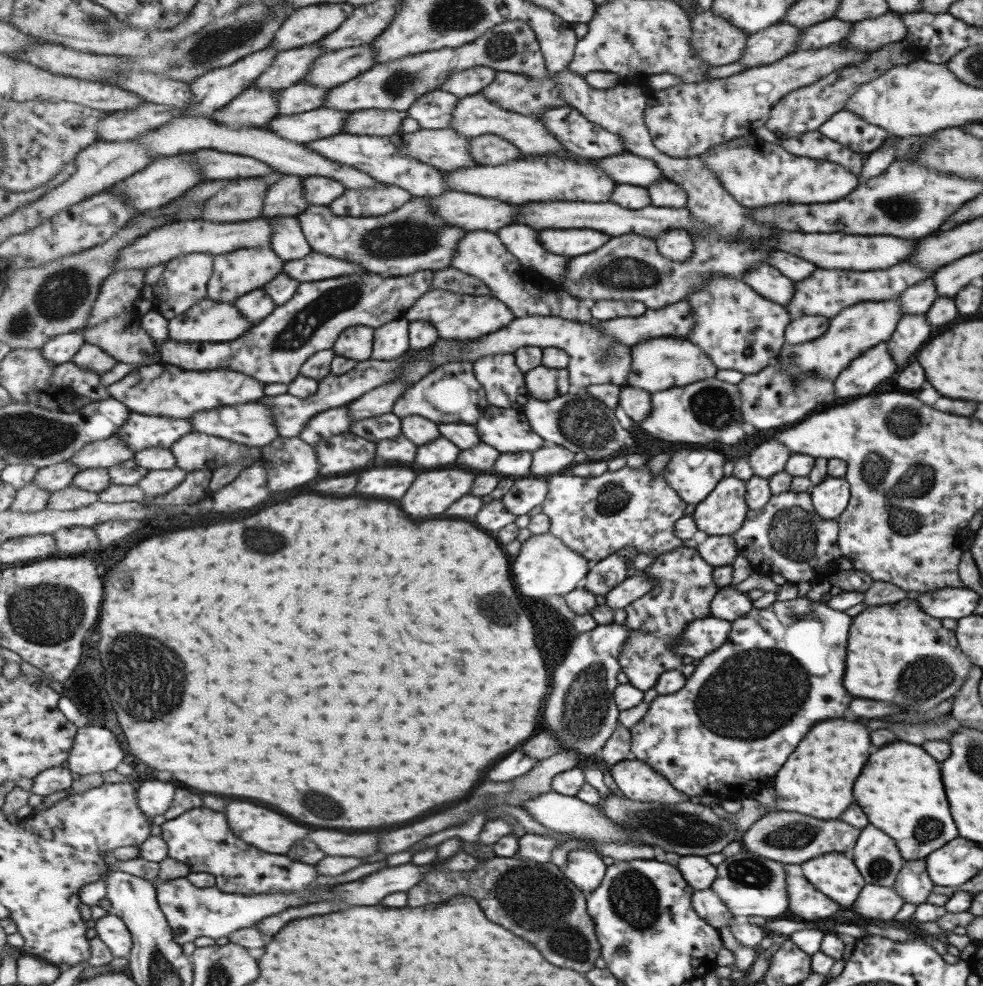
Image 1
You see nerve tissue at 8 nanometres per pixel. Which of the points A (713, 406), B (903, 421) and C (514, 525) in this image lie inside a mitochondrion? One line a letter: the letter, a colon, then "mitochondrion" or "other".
A: mitochondrion
B: mitochondrion
C: other

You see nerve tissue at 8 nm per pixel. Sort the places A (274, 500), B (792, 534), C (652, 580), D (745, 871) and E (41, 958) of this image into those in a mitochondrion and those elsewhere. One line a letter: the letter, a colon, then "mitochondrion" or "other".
A: other
B: mitochondrion
C: other
D: mitochondrion
E: other

